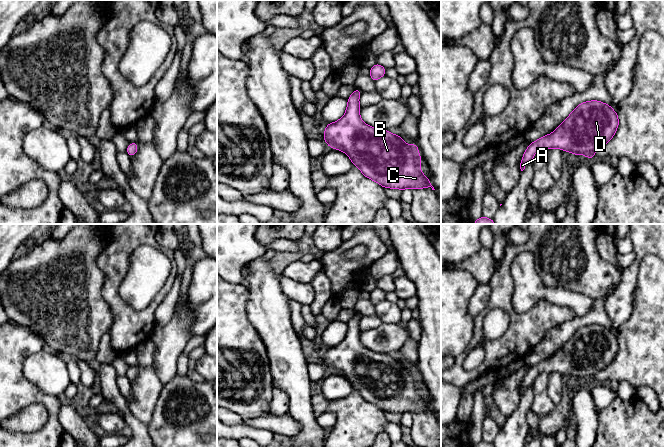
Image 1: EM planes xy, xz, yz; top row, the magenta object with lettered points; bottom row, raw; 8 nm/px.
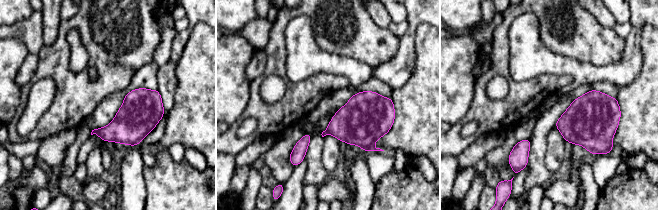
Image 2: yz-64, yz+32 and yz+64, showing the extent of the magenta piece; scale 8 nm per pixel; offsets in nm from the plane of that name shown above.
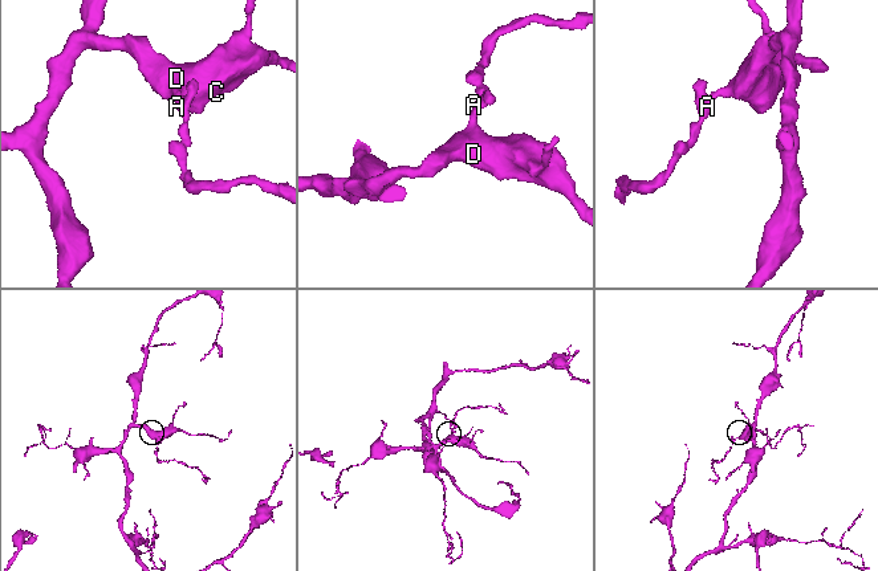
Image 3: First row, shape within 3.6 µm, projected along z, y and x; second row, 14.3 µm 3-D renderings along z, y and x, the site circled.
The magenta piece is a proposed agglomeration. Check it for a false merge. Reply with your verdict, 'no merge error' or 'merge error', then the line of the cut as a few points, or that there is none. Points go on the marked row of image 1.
no merge error; no cut

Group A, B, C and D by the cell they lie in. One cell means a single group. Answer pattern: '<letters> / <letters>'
A B C D

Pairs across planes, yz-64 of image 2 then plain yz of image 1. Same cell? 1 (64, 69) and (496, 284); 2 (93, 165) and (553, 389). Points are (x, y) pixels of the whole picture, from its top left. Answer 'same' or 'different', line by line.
1: same
2: different

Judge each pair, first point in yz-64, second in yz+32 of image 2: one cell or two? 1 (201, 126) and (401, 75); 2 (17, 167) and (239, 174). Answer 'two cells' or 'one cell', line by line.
1: two cells
2: one cell

